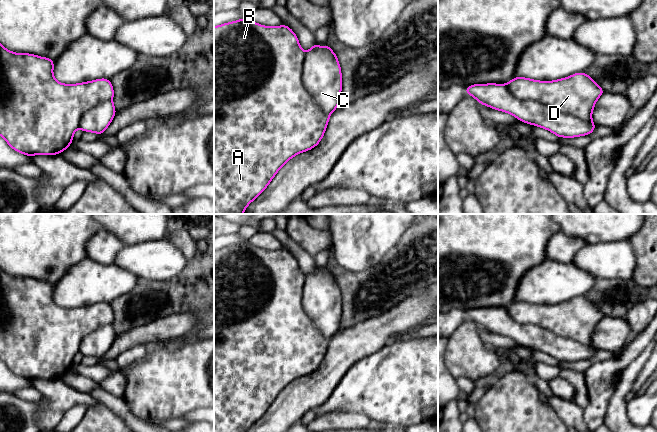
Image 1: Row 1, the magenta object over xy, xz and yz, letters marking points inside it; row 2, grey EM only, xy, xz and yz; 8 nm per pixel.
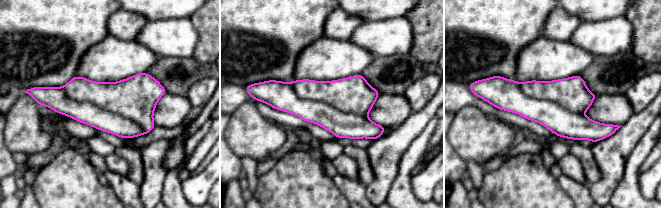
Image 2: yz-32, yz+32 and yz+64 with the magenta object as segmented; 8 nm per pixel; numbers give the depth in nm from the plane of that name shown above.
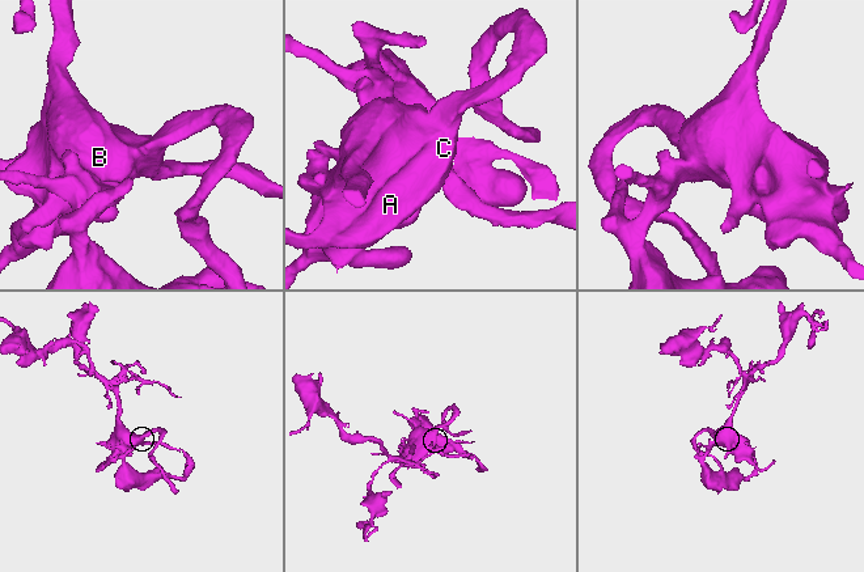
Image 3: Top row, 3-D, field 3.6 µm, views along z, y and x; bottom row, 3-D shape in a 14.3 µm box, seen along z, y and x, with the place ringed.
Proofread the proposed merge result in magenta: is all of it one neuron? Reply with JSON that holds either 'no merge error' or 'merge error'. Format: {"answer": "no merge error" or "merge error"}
{"answer": "no merge error"}

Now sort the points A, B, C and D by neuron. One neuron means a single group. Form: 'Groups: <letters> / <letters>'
Groups: A B C D

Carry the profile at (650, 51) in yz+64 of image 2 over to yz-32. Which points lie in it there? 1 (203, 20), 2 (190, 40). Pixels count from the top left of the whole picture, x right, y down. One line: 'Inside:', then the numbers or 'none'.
Inside: 1

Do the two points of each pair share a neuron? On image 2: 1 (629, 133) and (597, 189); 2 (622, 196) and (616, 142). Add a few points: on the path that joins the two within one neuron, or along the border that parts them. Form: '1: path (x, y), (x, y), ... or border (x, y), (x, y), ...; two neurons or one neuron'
1: path (617, 147), (611, 153), (611, 175); one neuron
2: border (627, 158), (624, 174), (610, 197); two neurons

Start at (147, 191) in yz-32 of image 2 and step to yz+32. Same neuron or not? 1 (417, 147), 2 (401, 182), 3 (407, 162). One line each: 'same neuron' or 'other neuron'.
1: other neuron
2: other neuron
3: other neuron

